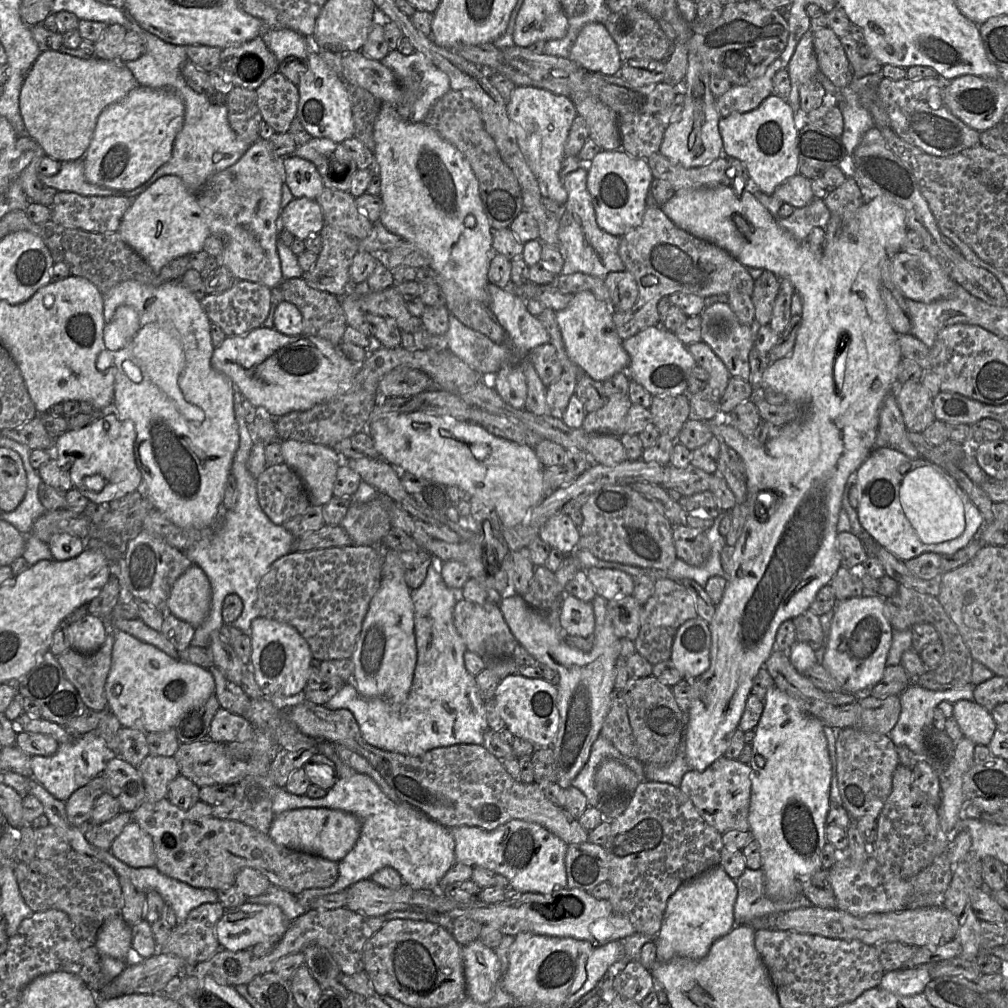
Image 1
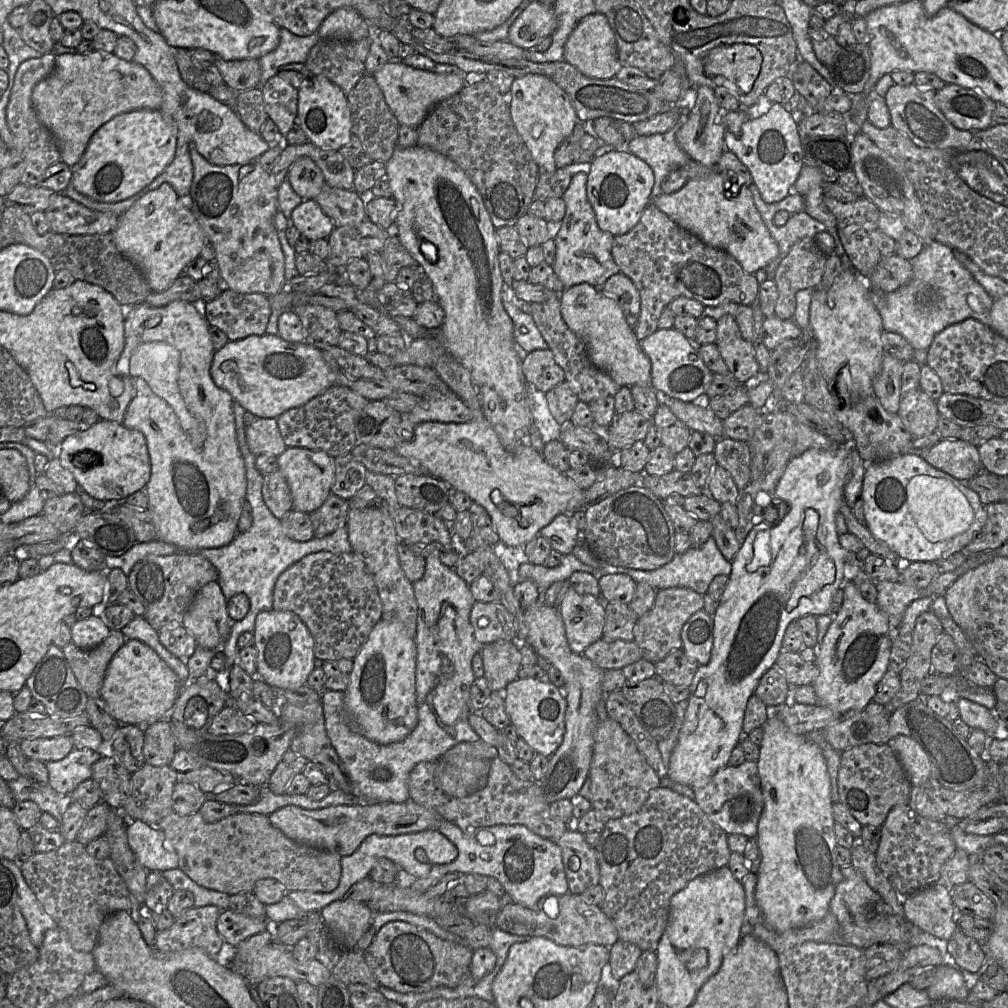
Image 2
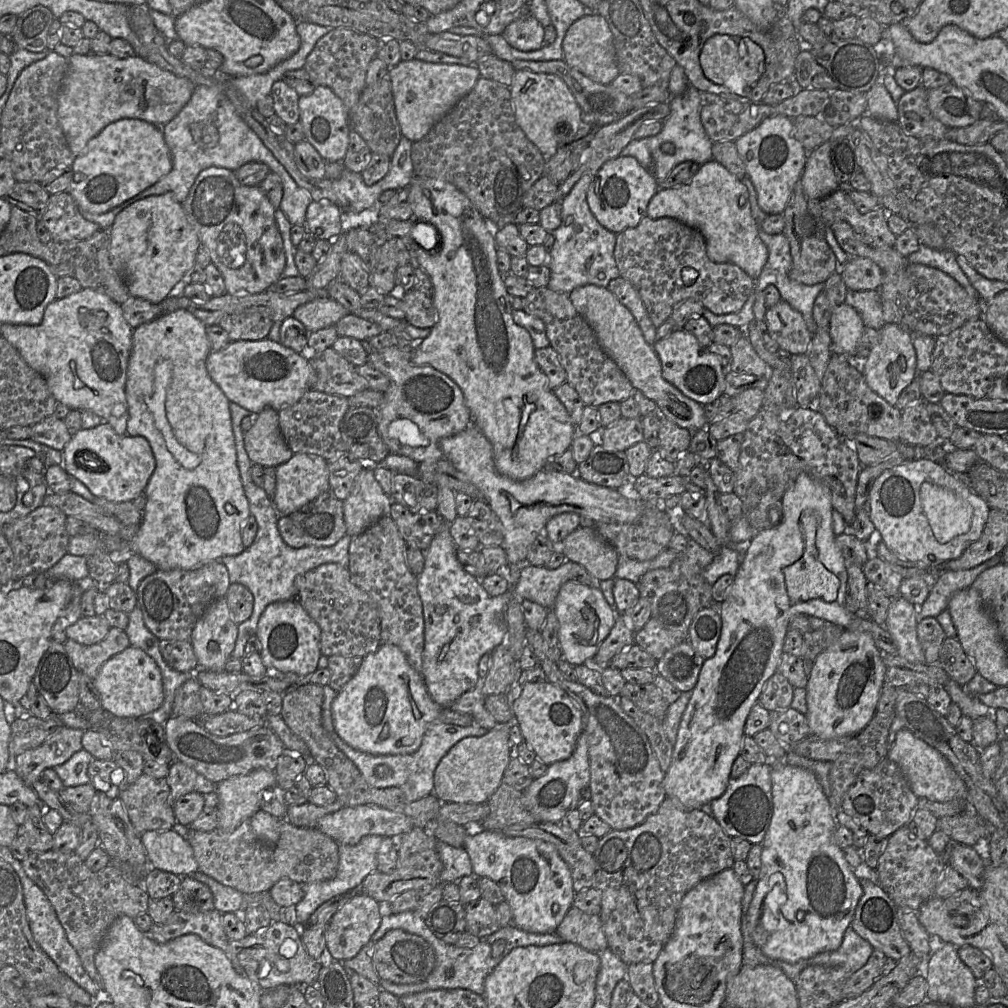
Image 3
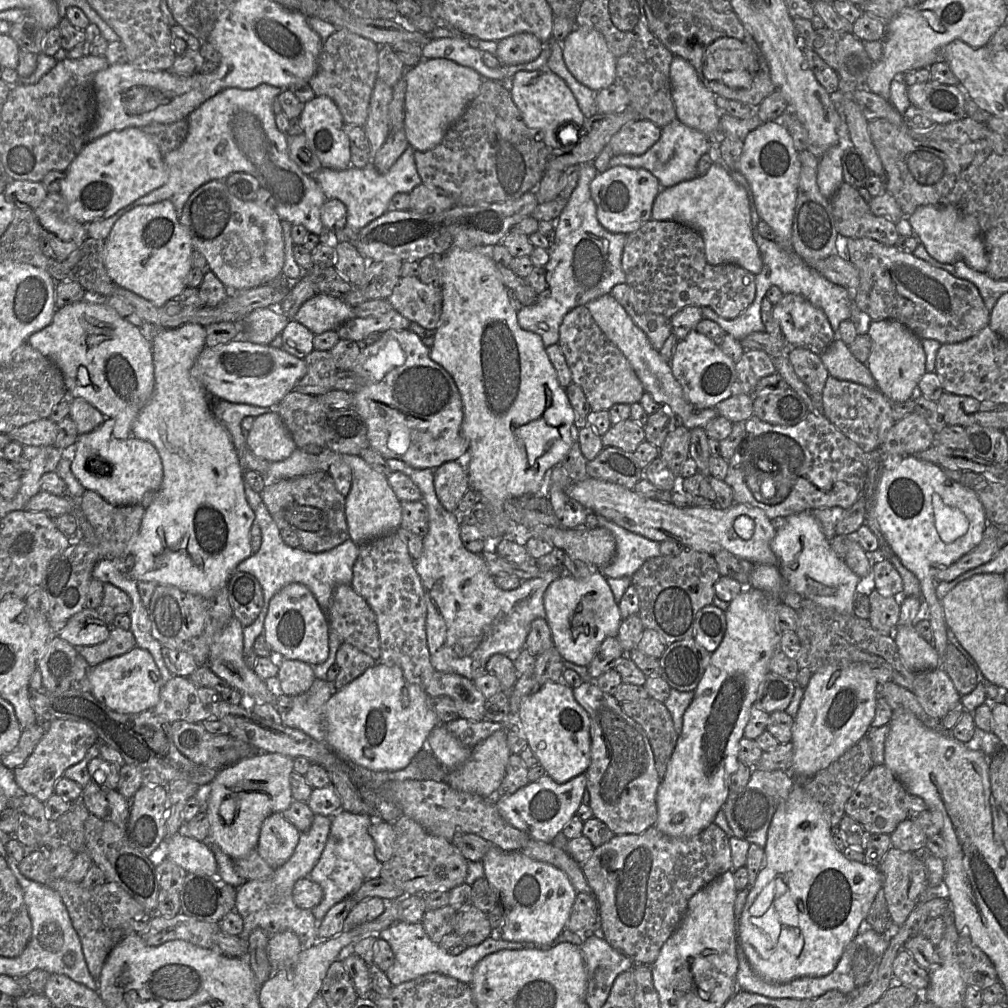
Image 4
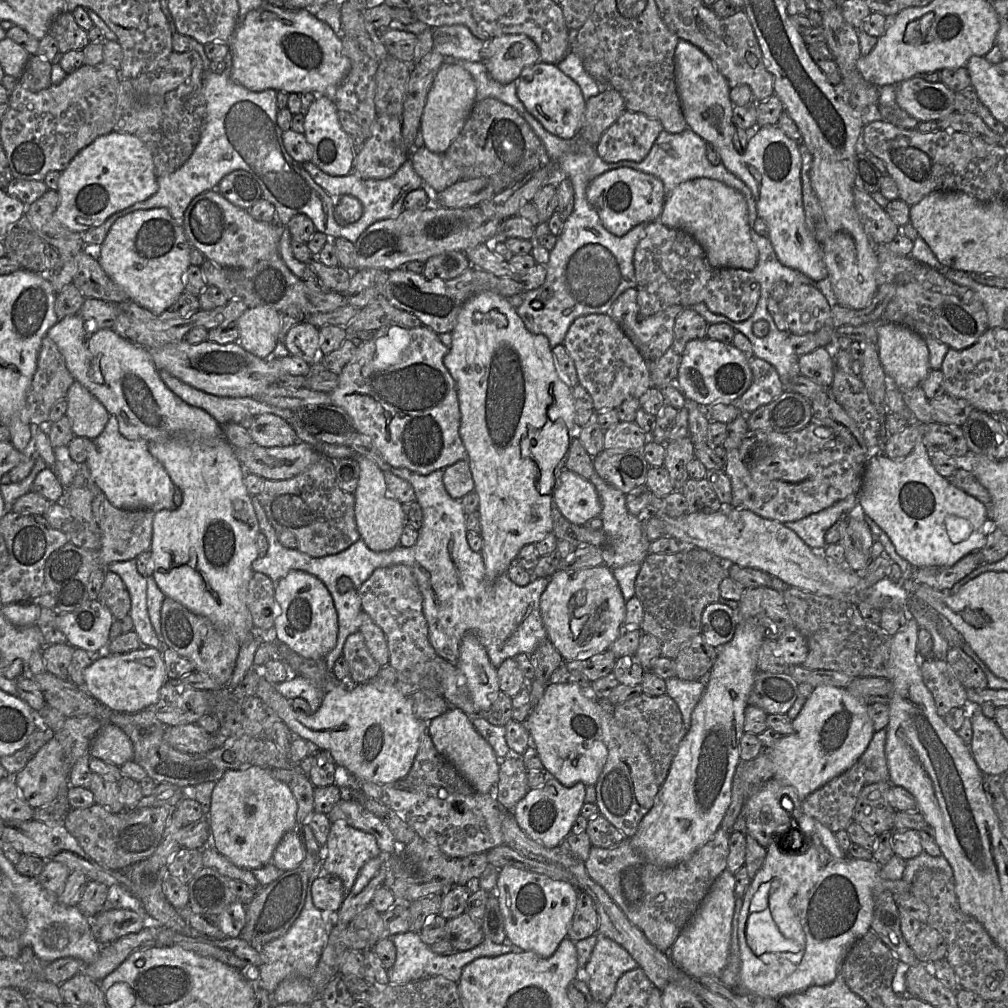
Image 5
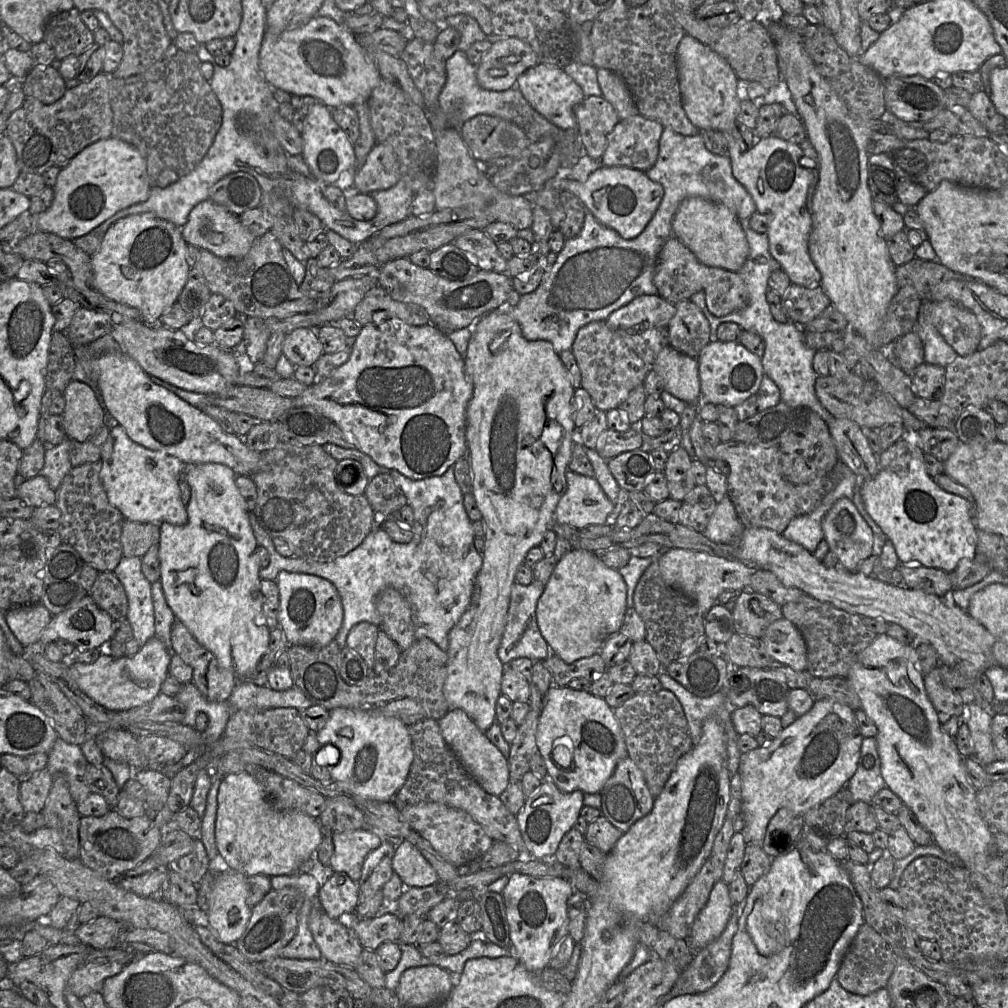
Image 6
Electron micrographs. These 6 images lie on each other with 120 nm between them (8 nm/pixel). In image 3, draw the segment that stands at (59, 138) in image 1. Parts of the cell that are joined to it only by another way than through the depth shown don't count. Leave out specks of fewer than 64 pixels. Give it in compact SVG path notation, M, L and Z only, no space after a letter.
M72 54L58 96L58 120L77 157L89 140L117 120L137 118L163 128L188 103L194 88L187 78L162 70L137 55L119 59L110 54Z

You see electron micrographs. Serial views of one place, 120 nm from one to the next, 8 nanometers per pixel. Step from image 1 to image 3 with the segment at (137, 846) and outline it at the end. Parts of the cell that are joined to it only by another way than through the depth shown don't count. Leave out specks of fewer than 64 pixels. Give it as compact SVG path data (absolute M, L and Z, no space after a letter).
M175 830L147 831L140 836L140 840L153 868L180 877L198 872L191 845Z

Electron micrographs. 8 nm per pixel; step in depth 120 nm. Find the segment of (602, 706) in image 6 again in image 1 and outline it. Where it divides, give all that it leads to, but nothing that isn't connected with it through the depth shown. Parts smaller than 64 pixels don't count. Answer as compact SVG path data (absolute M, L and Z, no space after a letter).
M516 673L506 676L499 682L494 701L506 728L515 737L531 742L536 749L553 748L560 723L558 689L556 686L544 678L529 678Z

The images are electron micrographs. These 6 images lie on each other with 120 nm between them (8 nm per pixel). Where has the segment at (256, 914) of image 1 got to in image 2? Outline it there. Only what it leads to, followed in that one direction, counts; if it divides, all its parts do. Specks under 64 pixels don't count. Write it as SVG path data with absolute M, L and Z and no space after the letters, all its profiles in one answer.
M228 908L221 912L216 927L222 939L235 947L247 938L271 928L271 925L267 919L251 918Z

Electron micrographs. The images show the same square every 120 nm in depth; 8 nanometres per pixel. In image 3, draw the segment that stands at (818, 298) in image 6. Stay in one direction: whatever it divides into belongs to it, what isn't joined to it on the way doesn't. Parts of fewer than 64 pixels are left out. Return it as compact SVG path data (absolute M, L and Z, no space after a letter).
M780 300L779 303L769 308L766 312L766 320L768 333L777 342L781 352L787 355L803 355L807 352L812 334L801 313L792 308L786 301Z

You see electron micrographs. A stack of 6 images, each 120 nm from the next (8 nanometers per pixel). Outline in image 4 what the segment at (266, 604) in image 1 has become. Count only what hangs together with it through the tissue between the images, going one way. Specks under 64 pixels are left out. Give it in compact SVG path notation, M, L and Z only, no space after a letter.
M341 584L333 589L328 621L342 643L355 646L378 662L381 650L375 613L351 585Z

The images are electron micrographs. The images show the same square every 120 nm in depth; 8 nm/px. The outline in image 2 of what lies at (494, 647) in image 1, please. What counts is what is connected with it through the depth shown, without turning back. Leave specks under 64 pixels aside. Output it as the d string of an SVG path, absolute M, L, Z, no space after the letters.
M476 601L470 612L475 639L483 645L498 641L516 642L516 629L509 611L501 602Z

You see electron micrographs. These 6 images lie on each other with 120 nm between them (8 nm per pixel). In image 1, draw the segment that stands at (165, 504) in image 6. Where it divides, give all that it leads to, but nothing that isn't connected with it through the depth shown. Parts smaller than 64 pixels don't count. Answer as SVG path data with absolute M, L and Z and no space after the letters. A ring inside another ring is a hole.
M115 414L99 417L90 425L68 430L56 439L57 465L69 471L75 488L80 490L92 503L107 504L126 494L137 491L142 483L142 474L136 465L134 444L136 431L132 421L120 420ZM92 475L100 475L106 480L101 492L87 488L85 480Z

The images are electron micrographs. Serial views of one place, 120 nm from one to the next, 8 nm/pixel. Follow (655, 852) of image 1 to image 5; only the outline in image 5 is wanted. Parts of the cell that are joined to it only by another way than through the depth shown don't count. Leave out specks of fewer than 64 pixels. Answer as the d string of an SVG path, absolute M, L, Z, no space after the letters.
M721 827L711 839L686 860L672 866L659 866L644 858L625 838L613 848L592 846L584 862L589 876L620 907L657 949L668 952L683 927L699 908L710 887L727 869L730 833Z

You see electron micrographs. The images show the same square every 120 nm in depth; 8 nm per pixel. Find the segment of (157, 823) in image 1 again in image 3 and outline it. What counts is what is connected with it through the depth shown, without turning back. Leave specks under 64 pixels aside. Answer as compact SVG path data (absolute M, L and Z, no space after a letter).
M280 818L280 823L280 837L275 845L256 837L250 819L243 821L232 832L225 832L218 827L210 832L202 832L185 828L177 821L173 829L191 845L199 872L243 894L269 891L281 879L306 884L336 877L339 848L335 840L316 828L296 827L285 818Z

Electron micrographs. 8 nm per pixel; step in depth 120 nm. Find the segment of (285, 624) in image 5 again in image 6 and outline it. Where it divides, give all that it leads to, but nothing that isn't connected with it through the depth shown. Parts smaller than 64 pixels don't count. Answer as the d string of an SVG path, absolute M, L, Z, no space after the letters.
M280 571L275 580L279 590L278 626L289 645L323 647L334 640L343 621L343 606L336 587L317 575Z

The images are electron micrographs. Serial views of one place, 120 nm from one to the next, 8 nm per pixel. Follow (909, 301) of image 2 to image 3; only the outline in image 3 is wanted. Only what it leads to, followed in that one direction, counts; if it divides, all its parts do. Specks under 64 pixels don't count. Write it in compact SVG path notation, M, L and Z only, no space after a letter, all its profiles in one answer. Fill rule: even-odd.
M921 244L918 251L911 253L907 258L910 263L923 264L936 268L954 278L969 295L979 298L976 289L959 267L956 261L956 254L953 251L945 249L933 249ZM878 290L850 292L849 303L859 313L865 327L879 331L887 323Z

